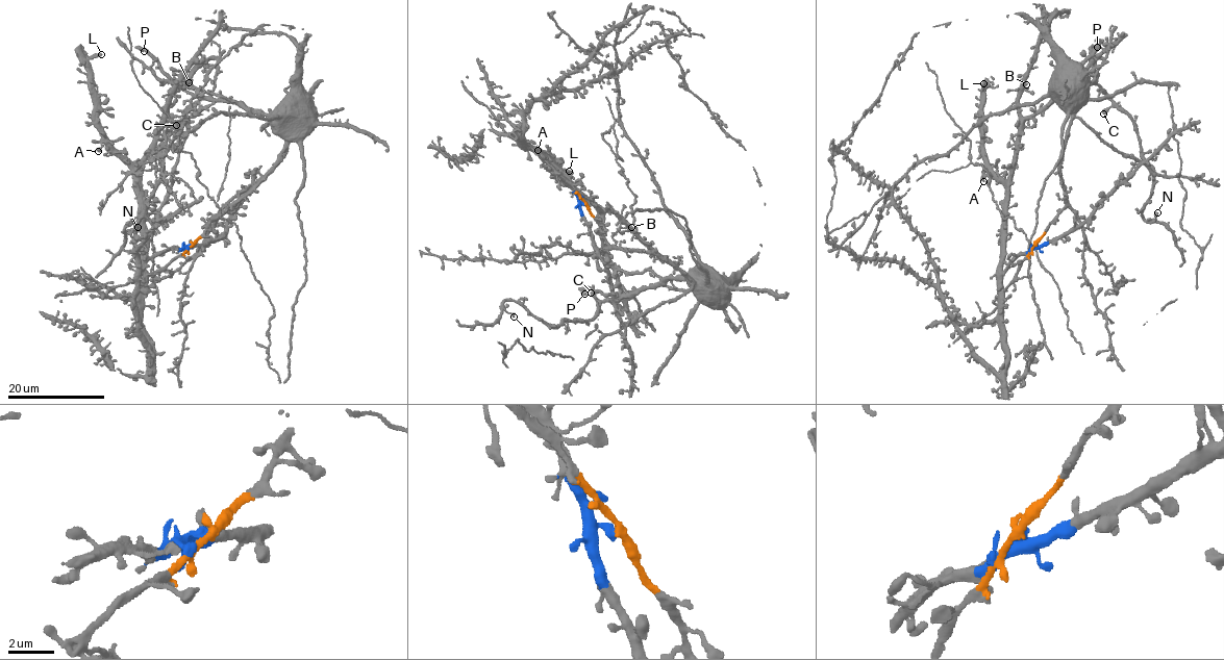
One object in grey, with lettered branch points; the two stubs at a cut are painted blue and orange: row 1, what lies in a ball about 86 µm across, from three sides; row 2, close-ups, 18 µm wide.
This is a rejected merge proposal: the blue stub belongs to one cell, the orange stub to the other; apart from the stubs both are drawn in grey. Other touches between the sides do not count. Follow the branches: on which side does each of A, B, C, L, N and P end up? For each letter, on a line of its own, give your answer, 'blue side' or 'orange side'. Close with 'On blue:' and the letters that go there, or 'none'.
A: blue side
B: blue side
C: orange side
L: blue side
N: orange side
P: orange side
On blue: A, B, L

